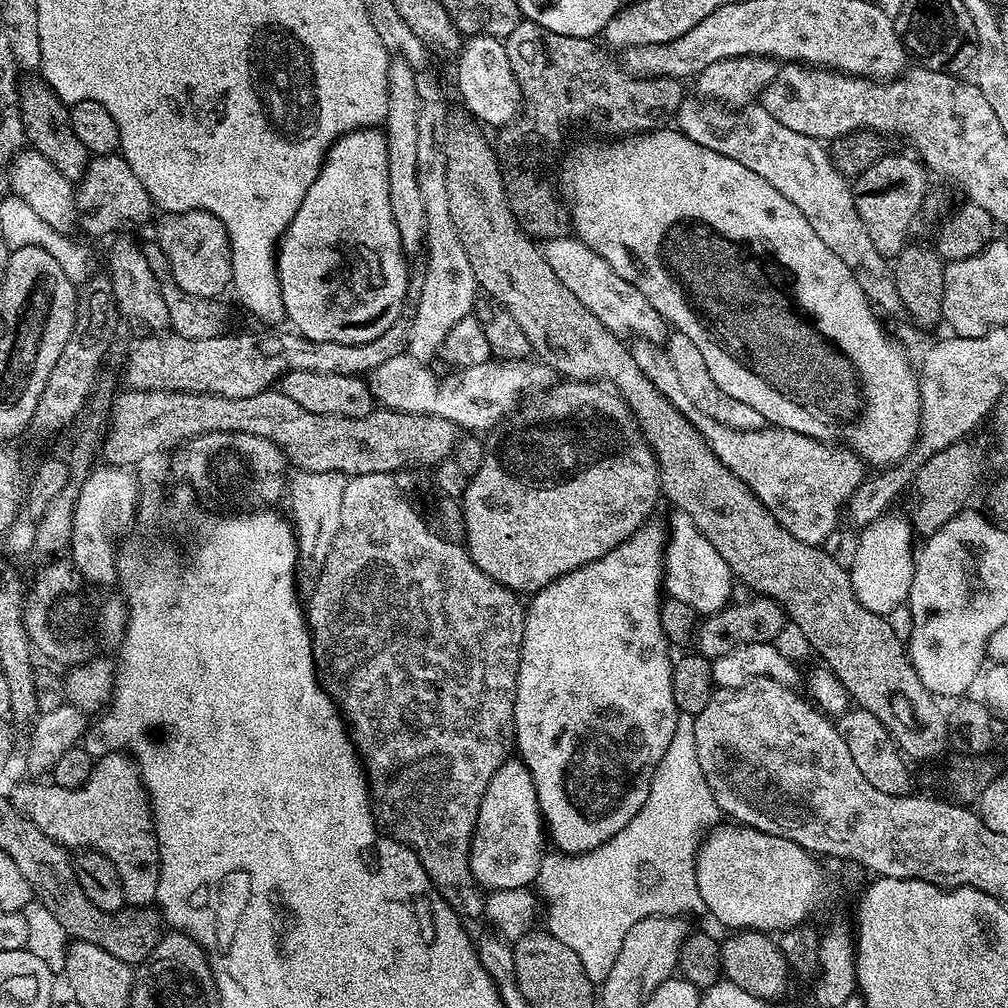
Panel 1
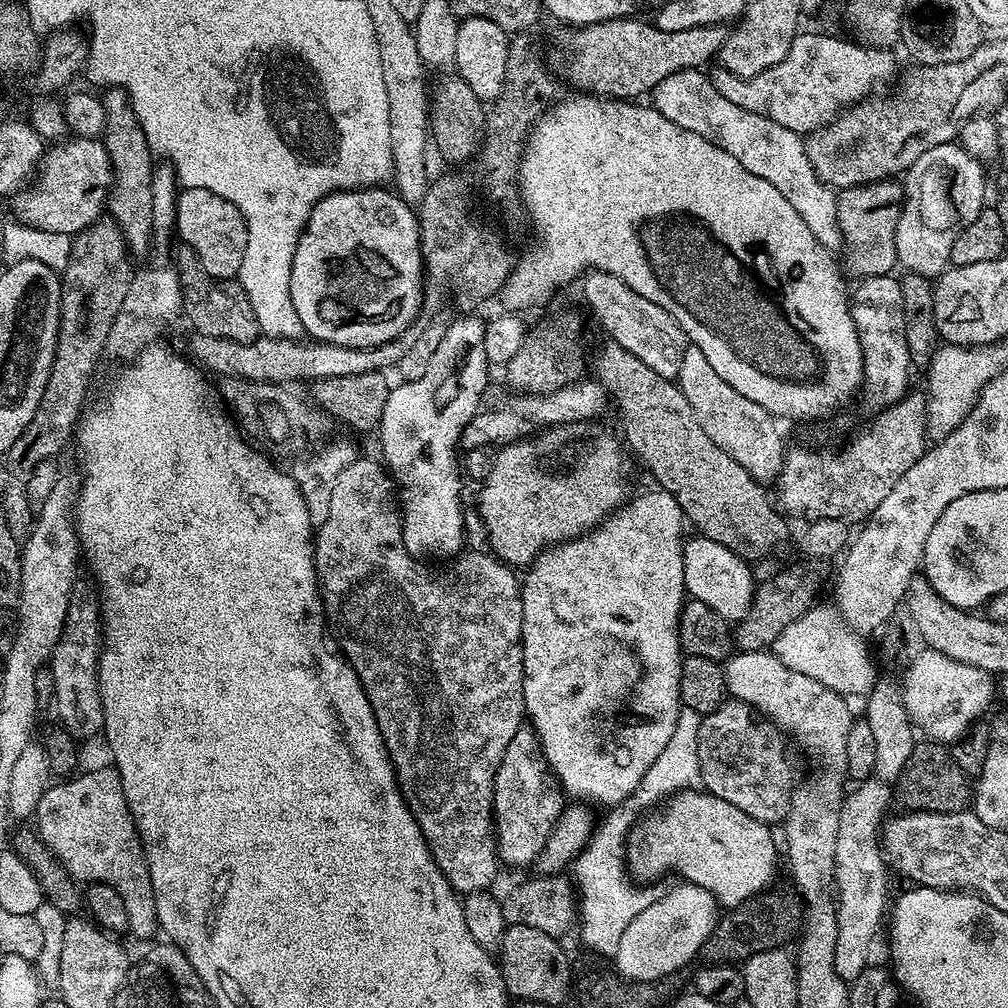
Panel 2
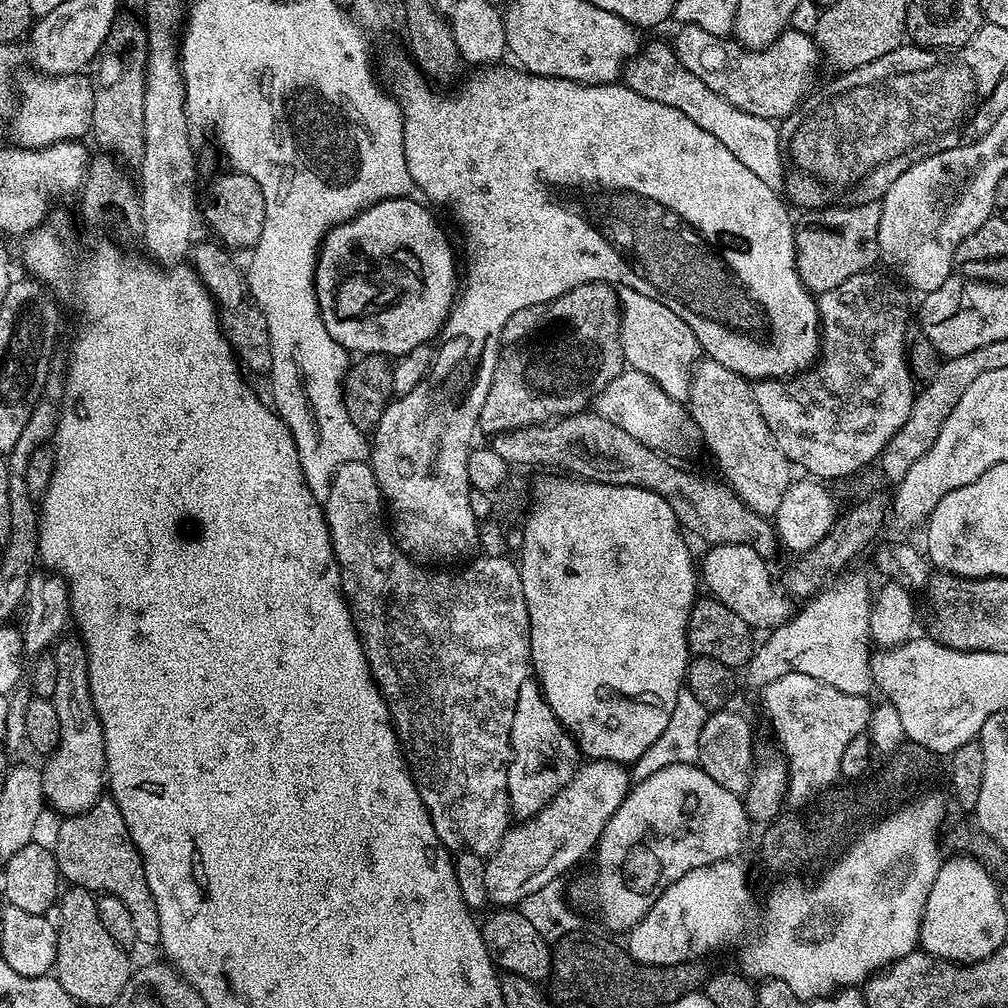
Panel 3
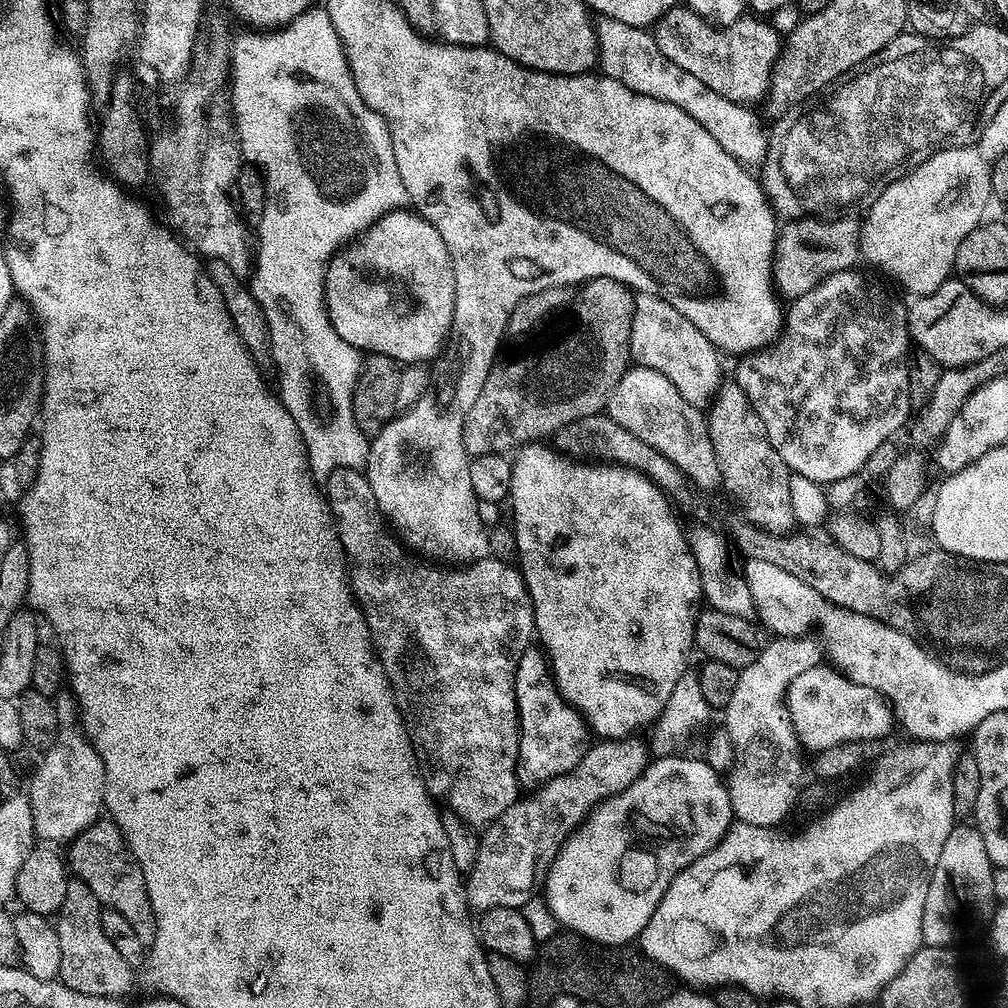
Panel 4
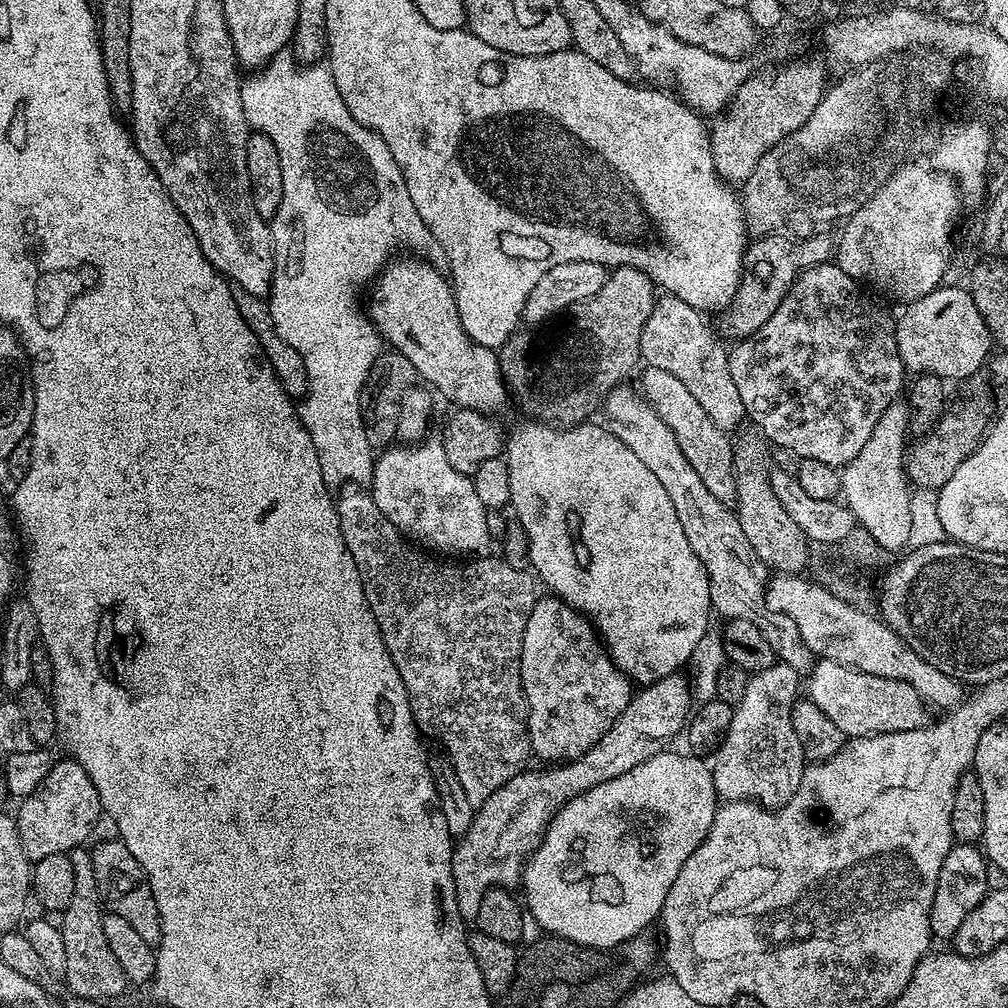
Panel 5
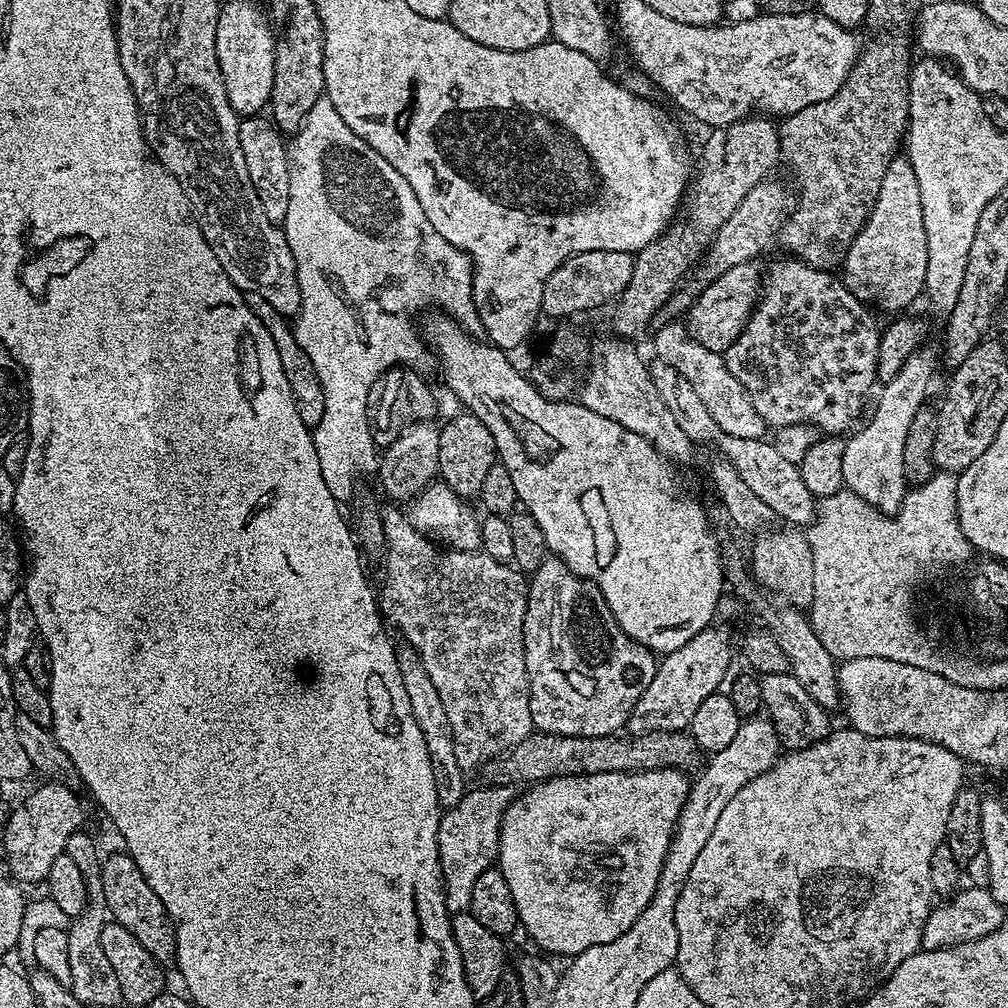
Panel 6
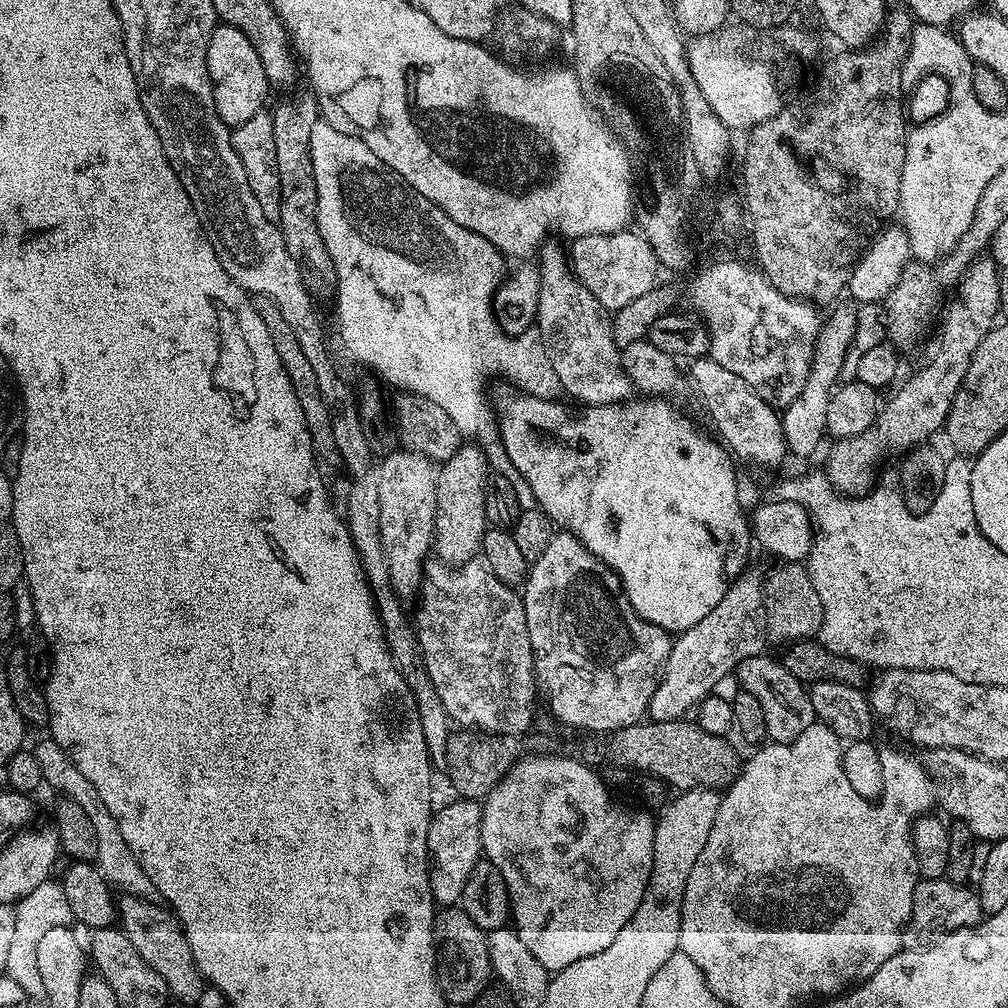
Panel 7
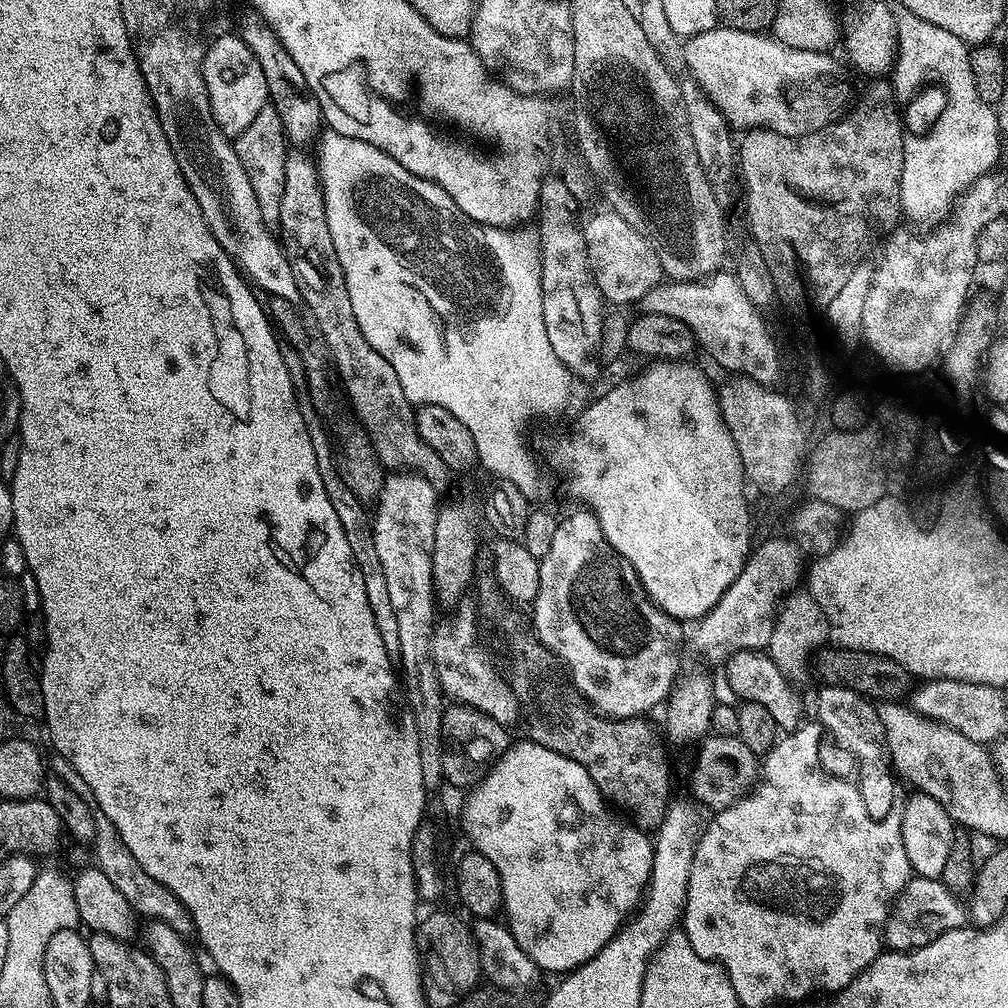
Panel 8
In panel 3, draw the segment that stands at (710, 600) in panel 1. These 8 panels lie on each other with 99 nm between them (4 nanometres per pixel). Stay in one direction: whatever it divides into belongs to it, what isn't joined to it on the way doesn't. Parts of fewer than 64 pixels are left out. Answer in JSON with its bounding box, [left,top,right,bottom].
[698,544,793,630]

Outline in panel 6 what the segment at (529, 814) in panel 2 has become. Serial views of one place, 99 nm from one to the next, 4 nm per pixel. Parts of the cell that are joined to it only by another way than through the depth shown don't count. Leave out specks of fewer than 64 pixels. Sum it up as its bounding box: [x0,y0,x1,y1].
[524,558,658,736]

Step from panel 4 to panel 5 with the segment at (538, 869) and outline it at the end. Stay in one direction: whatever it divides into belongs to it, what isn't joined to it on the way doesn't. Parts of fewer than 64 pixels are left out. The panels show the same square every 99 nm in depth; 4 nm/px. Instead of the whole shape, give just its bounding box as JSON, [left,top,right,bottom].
[452,674,694,918]

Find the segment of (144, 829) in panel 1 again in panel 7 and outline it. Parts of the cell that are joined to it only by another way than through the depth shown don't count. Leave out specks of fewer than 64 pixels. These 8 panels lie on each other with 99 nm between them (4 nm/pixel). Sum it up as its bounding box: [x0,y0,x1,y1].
[118,894,206,1006]

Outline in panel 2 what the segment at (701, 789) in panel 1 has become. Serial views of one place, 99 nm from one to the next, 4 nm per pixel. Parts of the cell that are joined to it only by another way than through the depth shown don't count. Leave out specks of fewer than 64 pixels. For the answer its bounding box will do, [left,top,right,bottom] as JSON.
[570,707,701,957]

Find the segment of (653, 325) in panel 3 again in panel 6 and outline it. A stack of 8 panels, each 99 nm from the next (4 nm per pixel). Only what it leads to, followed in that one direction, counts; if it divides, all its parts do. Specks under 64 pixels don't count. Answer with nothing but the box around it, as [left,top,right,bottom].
[655,323,766,439]

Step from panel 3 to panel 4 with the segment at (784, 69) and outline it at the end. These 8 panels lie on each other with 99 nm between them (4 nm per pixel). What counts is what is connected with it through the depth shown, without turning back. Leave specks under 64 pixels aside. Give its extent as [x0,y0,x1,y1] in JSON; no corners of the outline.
[654,6,782,106]

